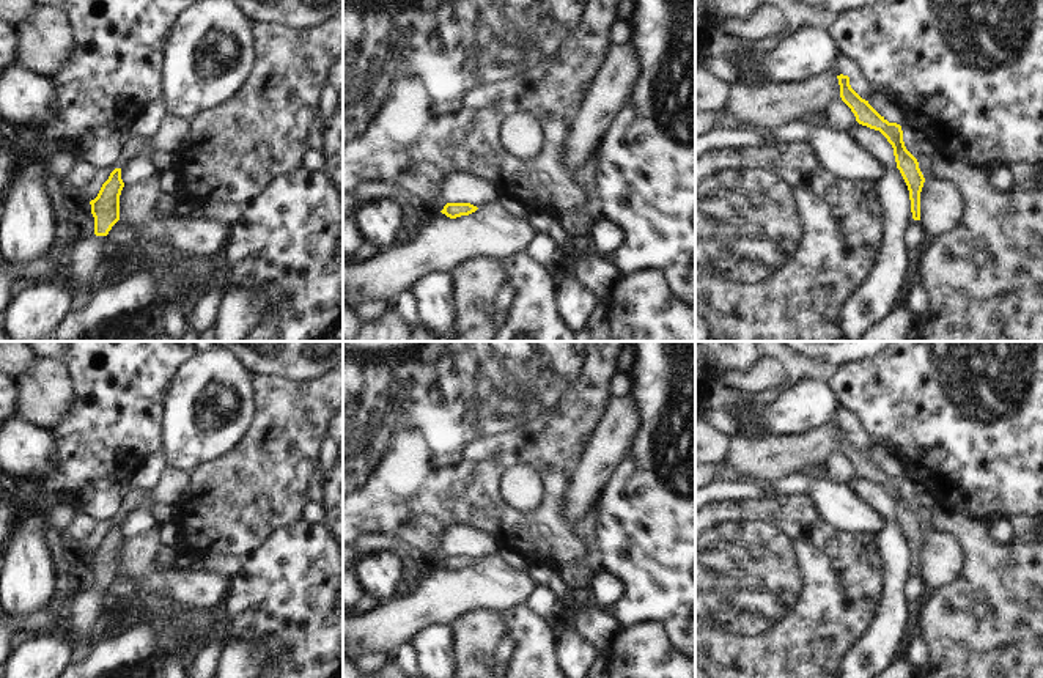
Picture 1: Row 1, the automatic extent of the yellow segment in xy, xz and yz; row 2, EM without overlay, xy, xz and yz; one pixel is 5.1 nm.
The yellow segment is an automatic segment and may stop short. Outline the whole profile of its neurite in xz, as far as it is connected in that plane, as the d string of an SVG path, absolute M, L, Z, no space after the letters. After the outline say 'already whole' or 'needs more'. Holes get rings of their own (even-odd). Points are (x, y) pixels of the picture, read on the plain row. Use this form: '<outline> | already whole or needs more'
M447 555L440 565L450 571L456 571L461 568L469 568L475 565L477 562L478 560L470 555Z | already whole

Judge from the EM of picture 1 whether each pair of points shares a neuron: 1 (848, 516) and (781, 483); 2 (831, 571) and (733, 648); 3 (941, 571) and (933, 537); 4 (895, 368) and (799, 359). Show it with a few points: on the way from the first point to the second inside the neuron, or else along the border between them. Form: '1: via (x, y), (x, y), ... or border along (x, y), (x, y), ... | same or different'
1: via (831, 499), (810, 485), (798, 483) | same
2: via (820, 600), (771, 648), (762, 648) | same
3: via (941, 563), (941, 552), (935, 545) | same
4: border along (829, 368), (826, 378) | different

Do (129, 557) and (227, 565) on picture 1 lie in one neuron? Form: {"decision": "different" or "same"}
{"decision": "same"}

